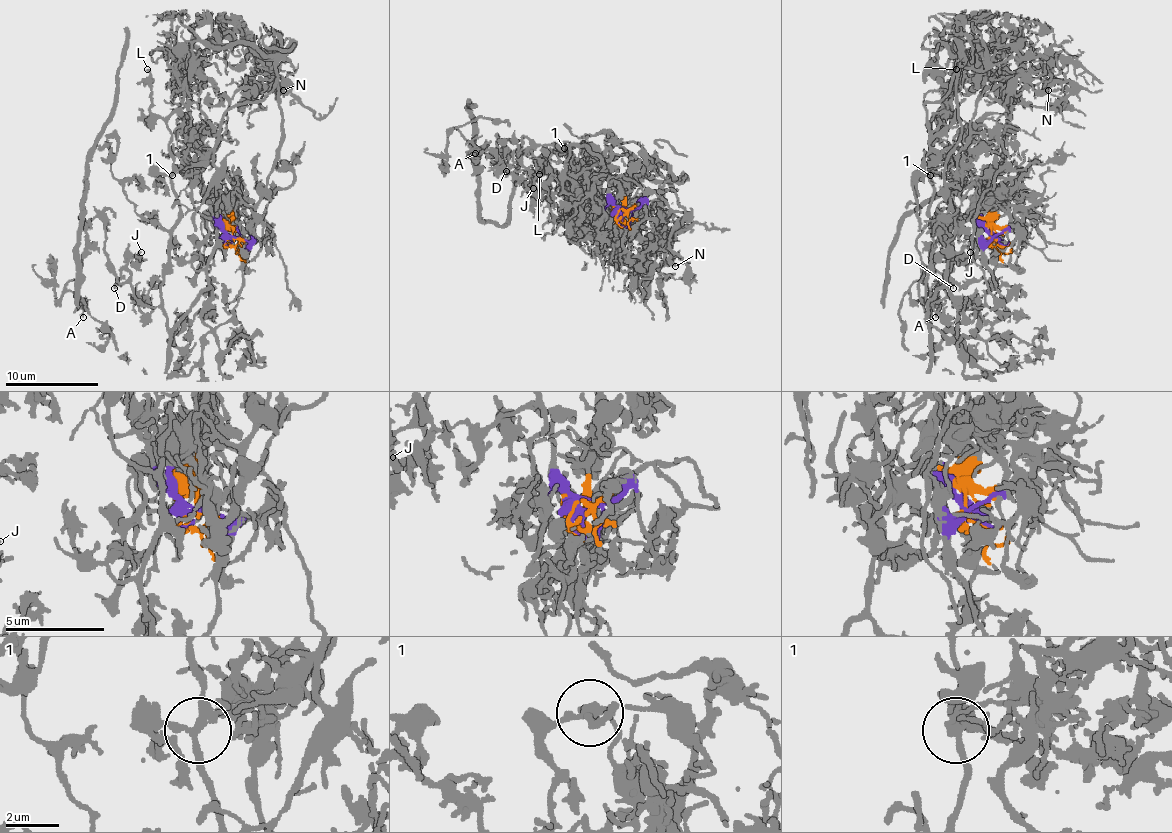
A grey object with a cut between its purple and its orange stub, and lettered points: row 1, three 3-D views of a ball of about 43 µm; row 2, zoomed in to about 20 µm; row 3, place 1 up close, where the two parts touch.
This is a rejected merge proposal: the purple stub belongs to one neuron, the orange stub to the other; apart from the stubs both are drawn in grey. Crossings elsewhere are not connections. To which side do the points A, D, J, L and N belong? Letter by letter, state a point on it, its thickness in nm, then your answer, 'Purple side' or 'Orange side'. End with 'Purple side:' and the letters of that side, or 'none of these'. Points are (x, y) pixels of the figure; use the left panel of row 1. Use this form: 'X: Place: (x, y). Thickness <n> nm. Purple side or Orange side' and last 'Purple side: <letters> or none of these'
A: Place: (83, 317). Thickness 140 nm. Purple side
D: Place: (114, 288). Thickness 170 nm. Purple side
J: Place: (141, 252). Thickness 300 nm. Purple side
L: Place: (147, 69). Thickness 180 nm. Purple side
N: Place: (283, 90). Thickness 240 nm. Orange side
Purple side: A, D, J, L

